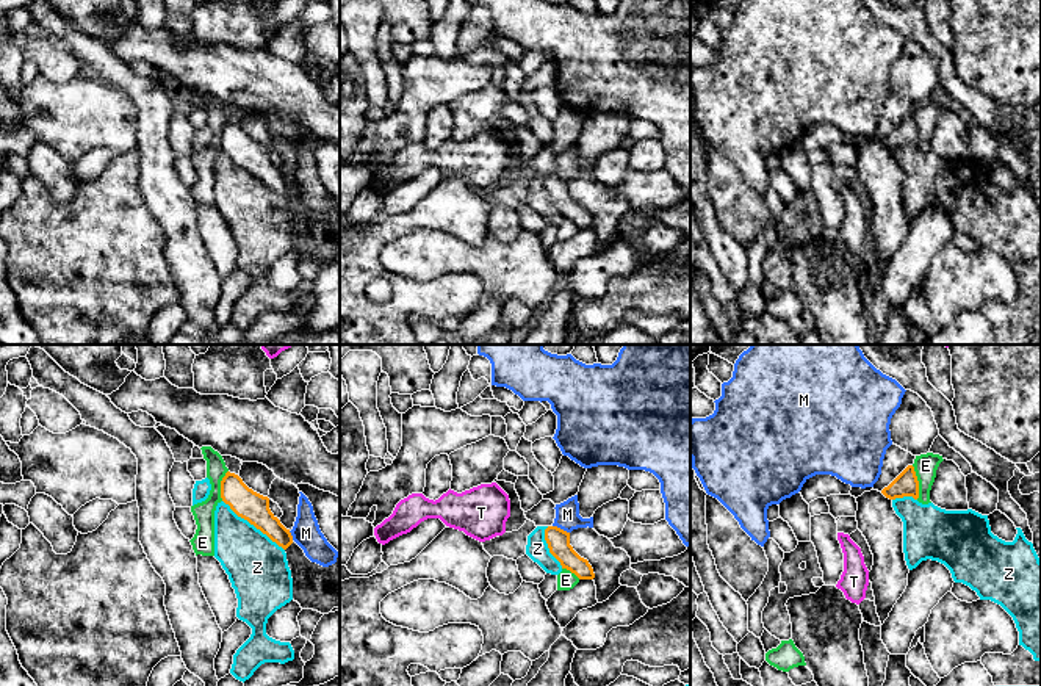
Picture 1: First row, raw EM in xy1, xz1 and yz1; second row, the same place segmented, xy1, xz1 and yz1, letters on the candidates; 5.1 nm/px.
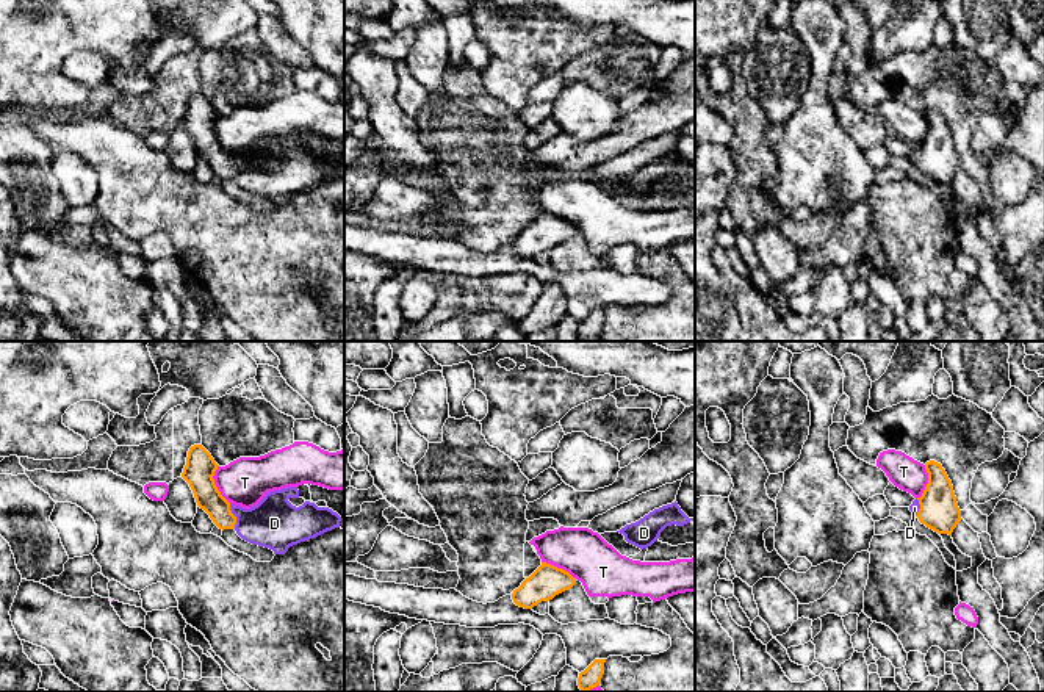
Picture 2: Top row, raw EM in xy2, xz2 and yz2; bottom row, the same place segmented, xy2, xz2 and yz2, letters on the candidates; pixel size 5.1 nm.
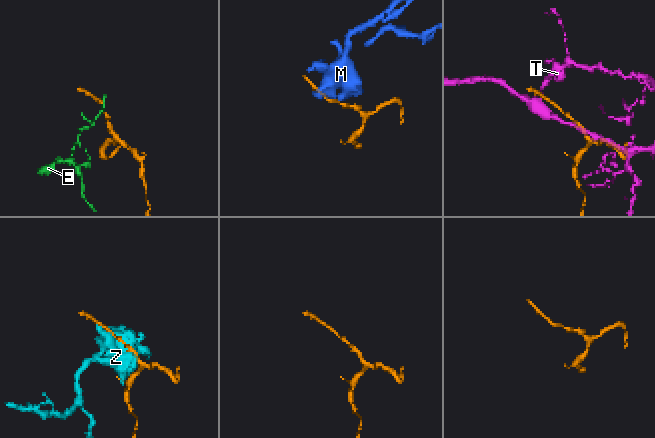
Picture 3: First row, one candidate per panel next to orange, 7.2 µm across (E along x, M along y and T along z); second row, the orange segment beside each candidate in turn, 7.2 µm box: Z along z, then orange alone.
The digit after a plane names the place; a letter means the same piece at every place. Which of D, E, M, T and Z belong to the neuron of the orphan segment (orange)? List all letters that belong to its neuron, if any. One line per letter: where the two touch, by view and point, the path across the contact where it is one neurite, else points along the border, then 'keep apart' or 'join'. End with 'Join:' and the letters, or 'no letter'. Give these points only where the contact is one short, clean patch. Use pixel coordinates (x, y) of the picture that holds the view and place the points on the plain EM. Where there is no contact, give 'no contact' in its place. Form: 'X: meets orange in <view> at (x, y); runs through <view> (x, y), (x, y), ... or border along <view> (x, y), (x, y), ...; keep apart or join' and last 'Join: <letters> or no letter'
D: meets orange in xy2 at (234, 165); runs through xy2 (201, 129), (205, 141), (234, 165), (248, 172), (274, 172); join
E: meets orange in yz1 at (918, 132); border along yz1 (911, 115), (918, 130), (918, 148); keep apart
M: meets orange in xz1 at (559, 177); keep apart
T: meets orange in xy2 at (215, 133); keep apart
Z: meets orange in xy1 at (254, 174); keep apart
Join: D

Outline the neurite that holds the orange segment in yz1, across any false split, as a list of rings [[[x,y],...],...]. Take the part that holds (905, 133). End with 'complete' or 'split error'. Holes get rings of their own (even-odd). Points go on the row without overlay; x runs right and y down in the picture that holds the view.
[[[908,114],[881,143],[889,147],[913,146],[919,147],[919,130],[913,114]]]; complete

